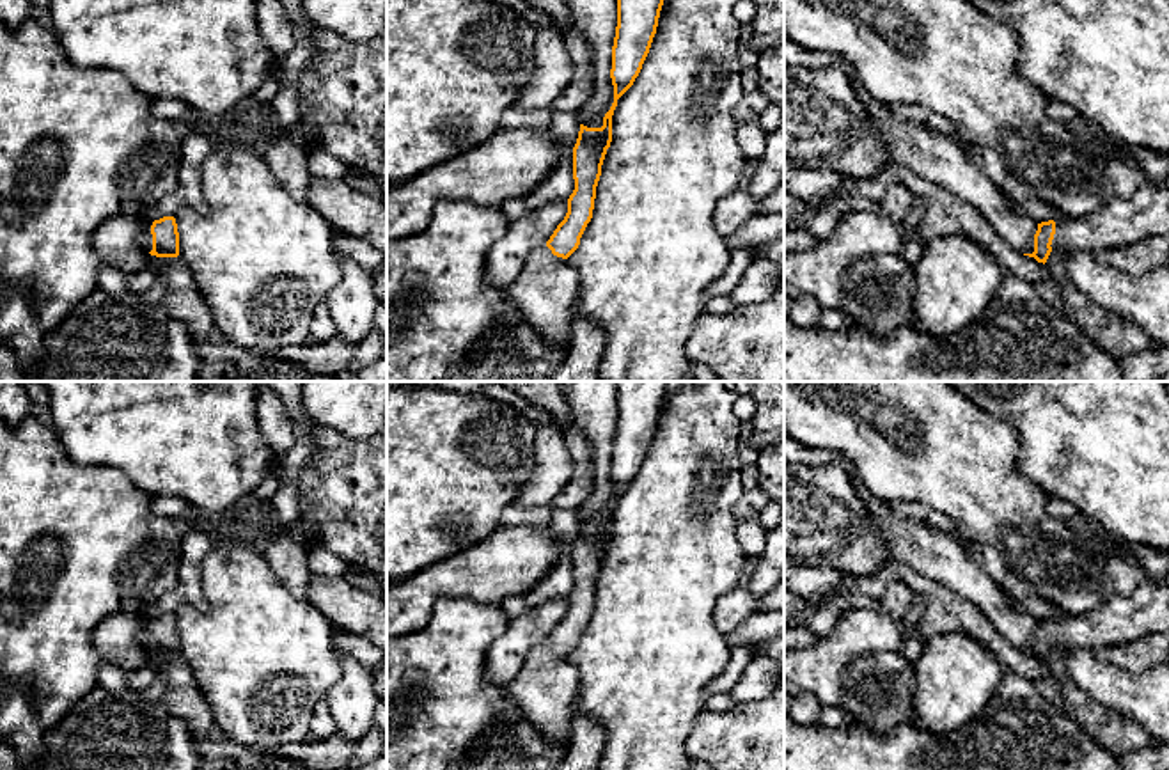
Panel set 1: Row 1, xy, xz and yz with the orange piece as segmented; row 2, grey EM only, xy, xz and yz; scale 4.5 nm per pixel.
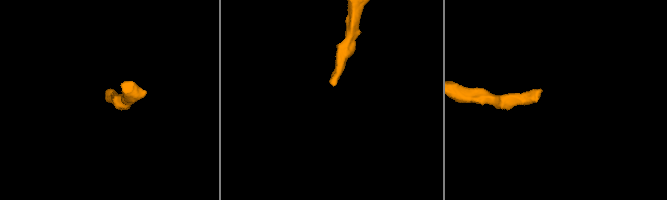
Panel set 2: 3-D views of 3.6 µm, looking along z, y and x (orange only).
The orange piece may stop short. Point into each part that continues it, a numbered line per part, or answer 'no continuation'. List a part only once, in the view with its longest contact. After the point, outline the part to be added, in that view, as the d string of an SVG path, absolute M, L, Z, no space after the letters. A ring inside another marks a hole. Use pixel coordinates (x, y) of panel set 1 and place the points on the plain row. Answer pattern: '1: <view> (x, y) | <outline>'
1: xy (146, 636) | M147 616L142 617L142 630L140 630L140 633L138 633L140 642L142 642L147 649L153 648L151 623L153 623L151 617L147 617Z

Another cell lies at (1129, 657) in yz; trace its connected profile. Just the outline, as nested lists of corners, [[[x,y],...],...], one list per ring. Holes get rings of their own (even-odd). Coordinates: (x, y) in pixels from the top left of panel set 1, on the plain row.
[[[1157,632],[1118,646],[1103,646],[1094,655],[1126,672],[1142,674],[1155,665],[1169,665],[1169,632]]]

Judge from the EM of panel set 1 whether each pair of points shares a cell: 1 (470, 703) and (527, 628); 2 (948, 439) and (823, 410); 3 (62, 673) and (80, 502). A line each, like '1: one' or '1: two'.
1: two
2: one
3: one

